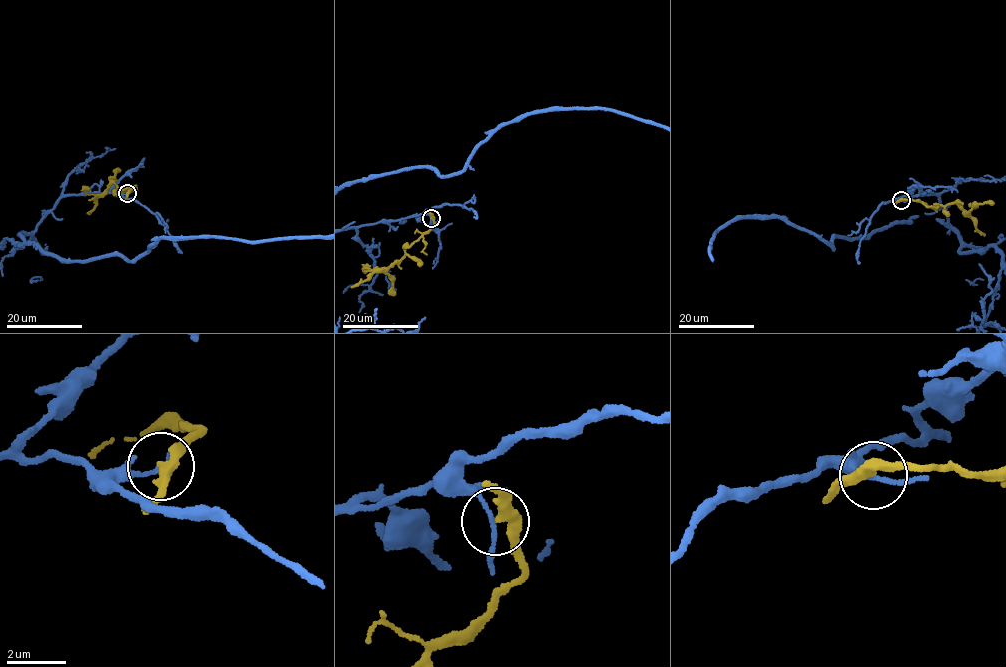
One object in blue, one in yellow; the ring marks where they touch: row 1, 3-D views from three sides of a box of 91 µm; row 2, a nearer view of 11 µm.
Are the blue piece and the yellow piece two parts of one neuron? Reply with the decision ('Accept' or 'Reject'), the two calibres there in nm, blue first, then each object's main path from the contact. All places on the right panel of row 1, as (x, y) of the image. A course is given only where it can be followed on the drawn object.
Reject. Thickness 110 nm (blue) against 320 nm. Course of blue: (902, 200), (936, 193), (948, 223), (831, 248), (779, 217), (714, 233). Course of yellow: (902, 200), (917, 199), (935, 209), (940, 205), (956, 203), (984, 236)

